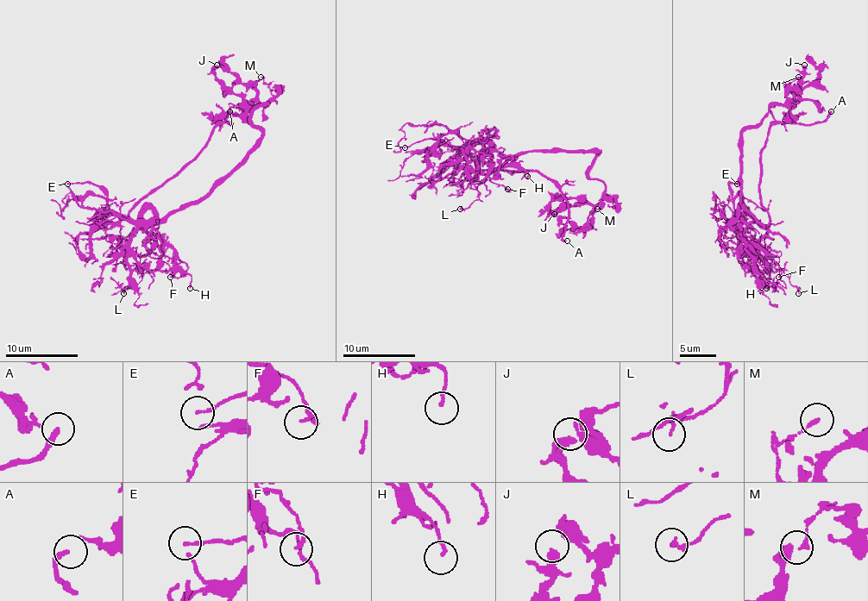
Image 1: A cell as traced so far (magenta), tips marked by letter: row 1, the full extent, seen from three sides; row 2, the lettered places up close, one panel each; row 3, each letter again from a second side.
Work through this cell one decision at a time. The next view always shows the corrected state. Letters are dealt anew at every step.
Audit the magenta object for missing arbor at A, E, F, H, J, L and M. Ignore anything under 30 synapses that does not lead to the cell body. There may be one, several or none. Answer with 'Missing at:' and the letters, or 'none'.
Missing at: A

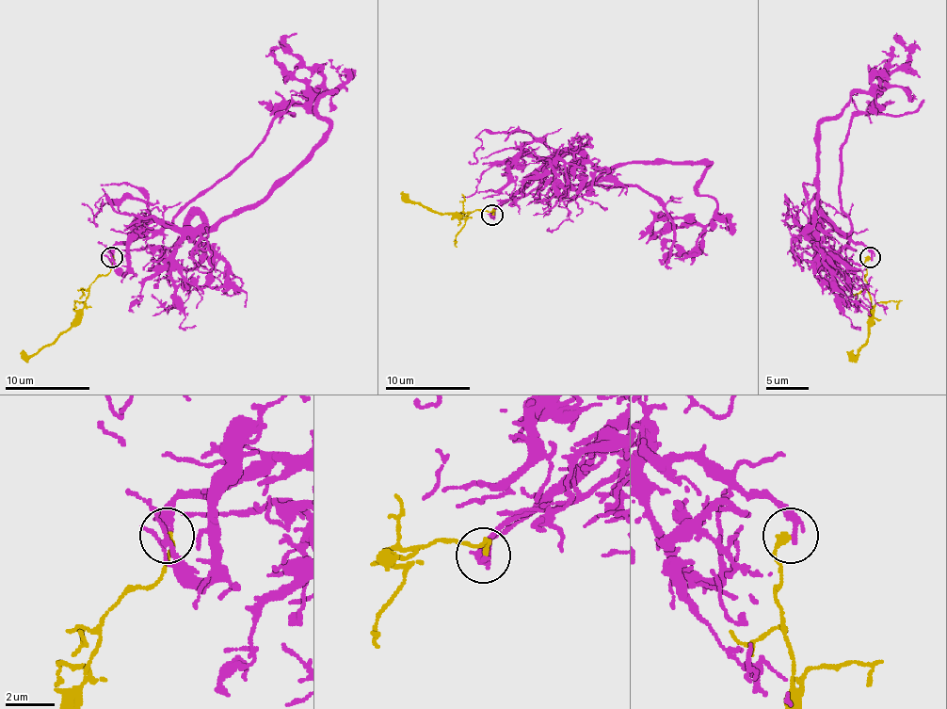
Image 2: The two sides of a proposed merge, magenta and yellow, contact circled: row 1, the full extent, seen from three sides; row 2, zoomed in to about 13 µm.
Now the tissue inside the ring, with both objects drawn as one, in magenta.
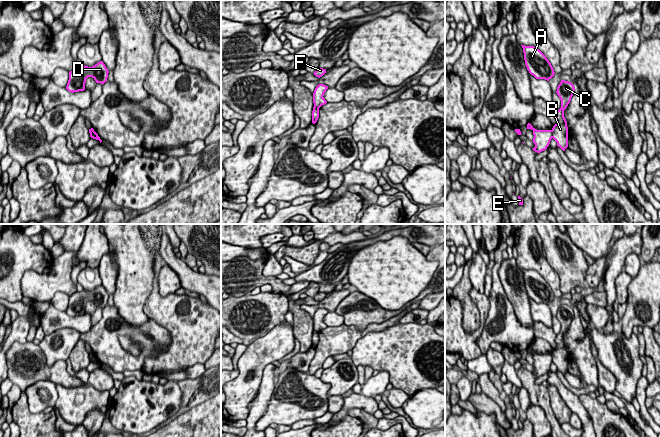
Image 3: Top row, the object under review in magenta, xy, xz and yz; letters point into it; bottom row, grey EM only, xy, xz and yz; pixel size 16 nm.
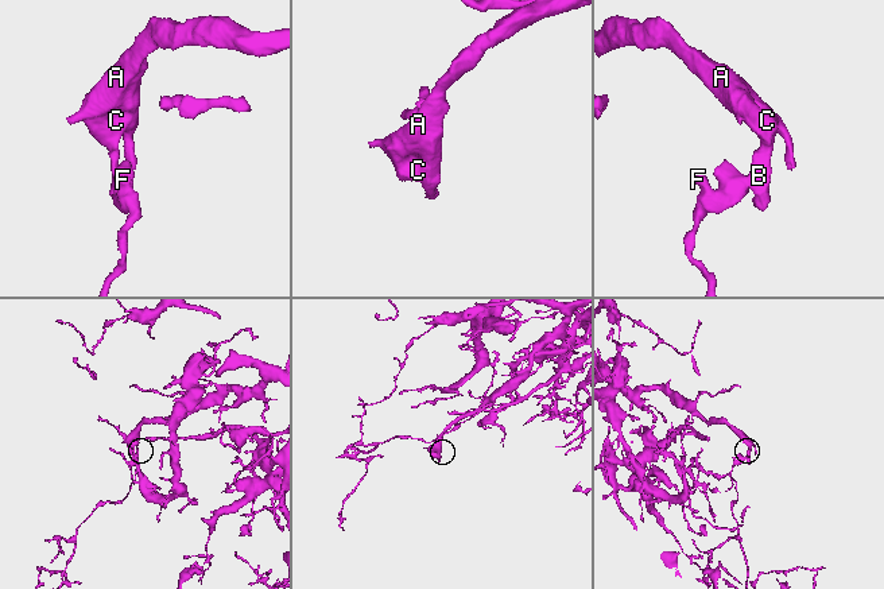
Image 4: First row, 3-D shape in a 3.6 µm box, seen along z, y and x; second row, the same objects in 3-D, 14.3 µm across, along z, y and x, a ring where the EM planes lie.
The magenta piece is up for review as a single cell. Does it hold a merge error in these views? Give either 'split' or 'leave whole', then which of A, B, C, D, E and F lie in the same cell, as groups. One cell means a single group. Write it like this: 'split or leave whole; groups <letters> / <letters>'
split; groups A B C D / E F

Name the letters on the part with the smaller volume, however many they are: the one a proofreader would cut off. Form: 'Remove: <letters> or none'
Remove: E, F

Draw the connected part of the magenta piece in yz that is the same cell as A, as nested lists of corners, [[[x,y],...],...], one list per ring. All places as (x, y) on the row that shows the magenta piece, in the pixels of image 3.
[[[521,45],[527,70],[536,79],[549,81],[555,74],[554,69],[546,56],[534,46]]]

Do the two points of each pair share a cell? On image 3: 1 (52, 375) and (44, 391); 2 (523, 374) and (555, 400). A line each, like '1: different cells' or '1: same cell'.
1: different cells
2: different cells

